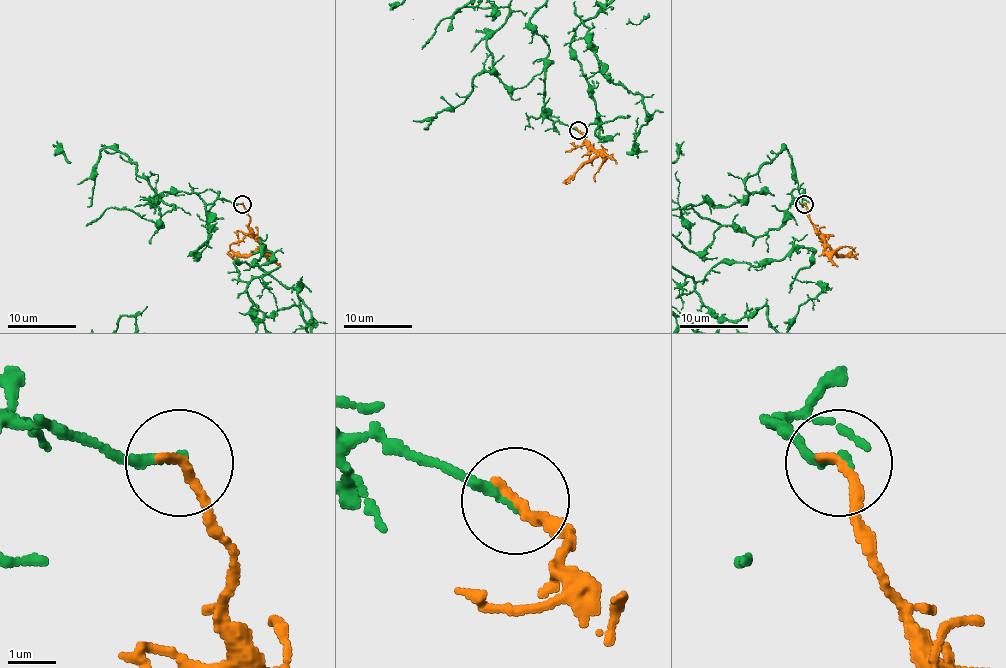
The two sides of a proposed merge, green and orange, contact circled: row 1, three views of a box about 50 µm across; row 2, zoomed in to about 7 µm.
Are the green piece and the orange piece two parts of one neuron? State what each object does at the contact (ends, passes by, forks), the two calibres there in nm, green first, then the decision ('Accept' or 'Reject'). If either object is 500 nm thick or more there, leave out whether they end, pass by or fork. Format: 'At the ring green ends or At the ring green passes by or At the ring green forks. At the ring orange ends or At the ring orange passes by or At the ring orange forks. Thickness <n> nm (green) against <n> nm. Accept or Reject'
At the ring green ends. At the ring orange ends. Thickness 200 nm (green) against 240 nm. Reject

